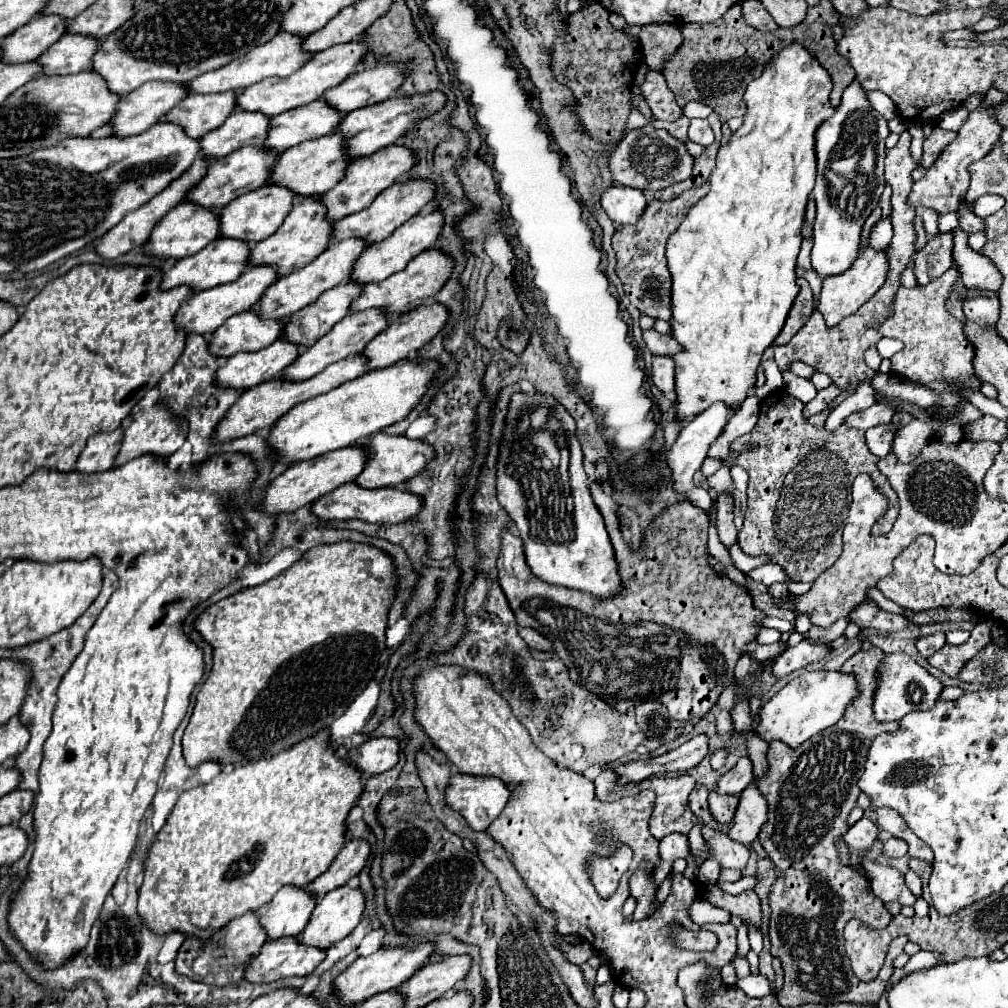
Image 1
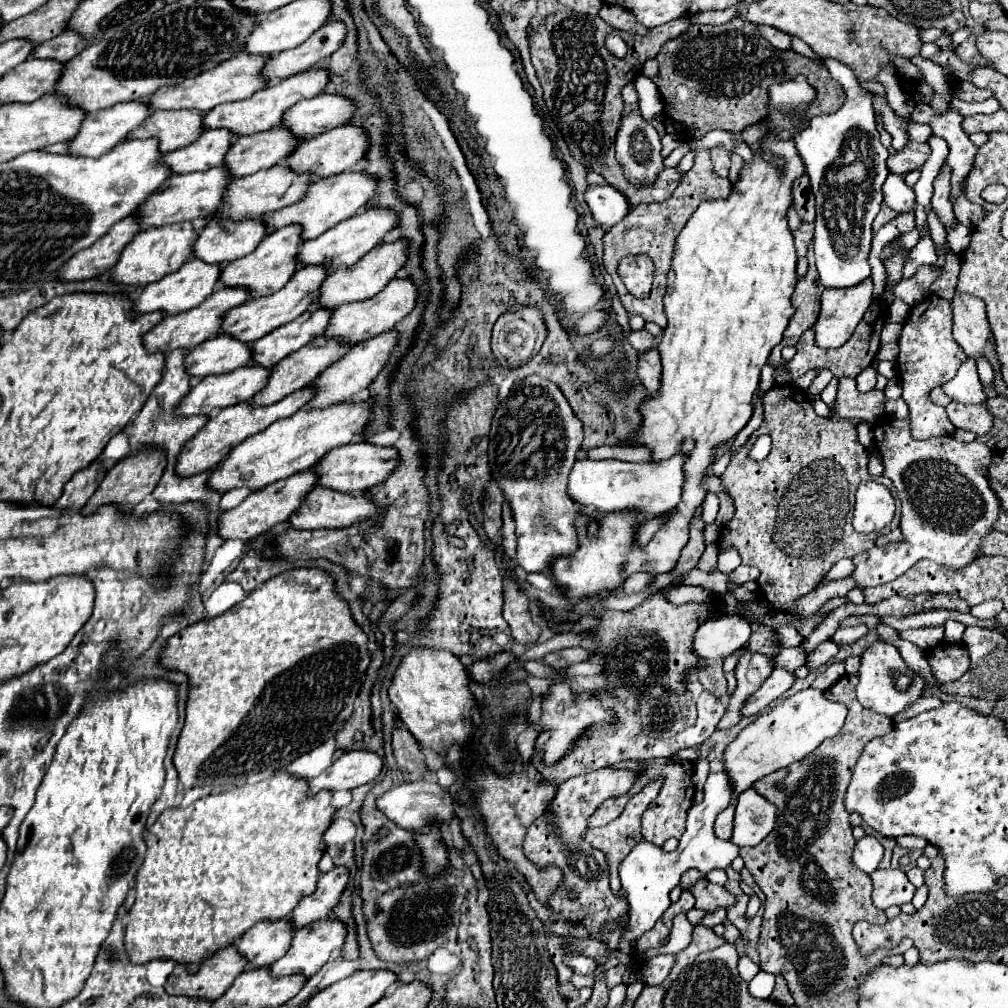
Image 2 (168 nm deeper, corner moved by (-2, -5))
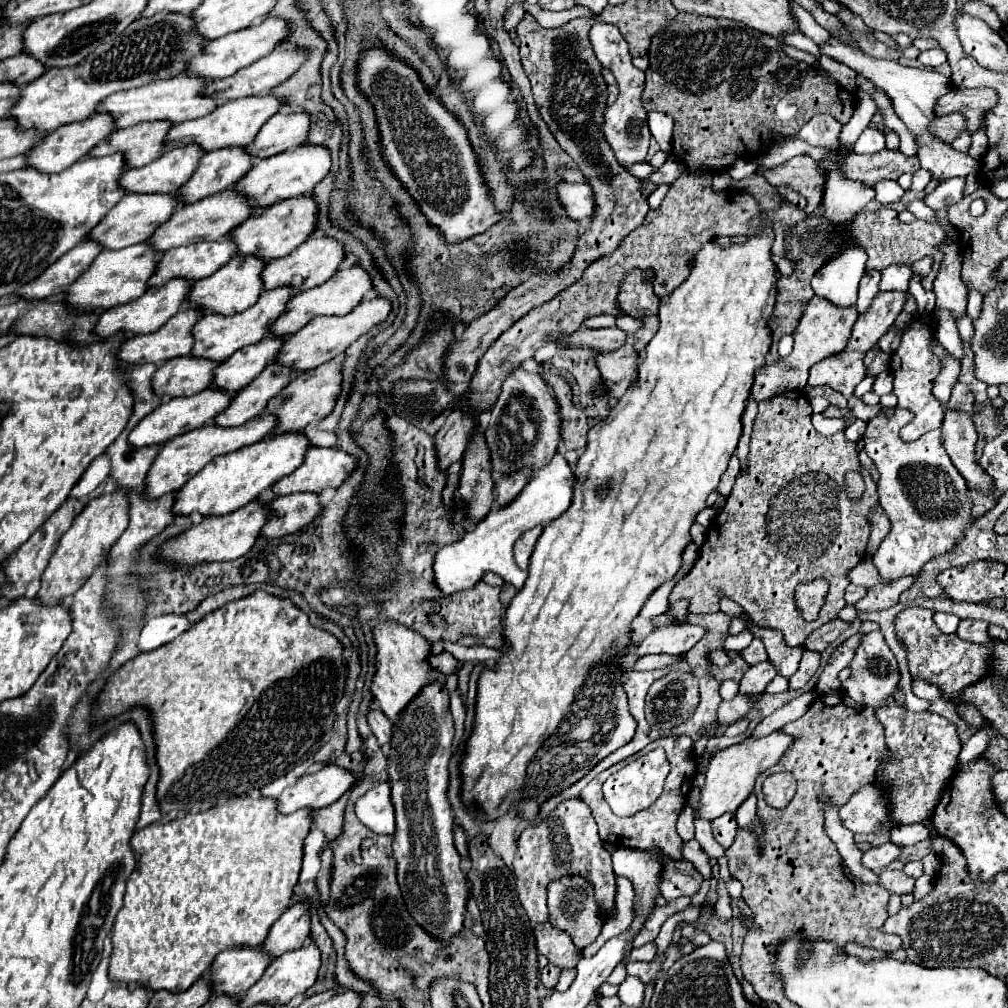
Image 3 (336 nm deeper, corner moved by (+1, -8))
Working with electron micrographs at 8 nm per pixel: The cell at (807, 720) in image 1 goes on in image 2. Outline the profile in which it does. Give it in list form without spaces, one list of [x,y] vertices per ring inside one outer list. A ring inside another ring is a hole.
[[[802,689],[796,695],[784,699],[768,713],[758,715],[754,723],[740,731],[740,735],[726,747],[722,761],[724,769],[732,781],[732,793],[738,797],[742,791],[750,789],[758,779],[772,771],[784,769],[794,761],[804,759],[814,751],[824,739],[838,735],[846,719],[846,707],[828,701],[818,689]]]

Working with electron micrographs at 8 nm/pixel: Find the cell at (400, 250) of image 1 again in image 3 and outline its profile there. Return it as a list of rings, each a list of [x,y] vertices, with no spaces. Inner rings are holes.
[[[355,264],[351,268],[341,268],[341,270],[337,270],[337,274],[329,282],[323,282],[321,286],[315,286],[315,288],[309,288],[305,292],[295,294],[289,300],[289,304],[285,308],[285,314],[281,314],[281,318],[277,318],[277,322],[273,324],[271,332],[275,336],[289,336],[289,334],[301,330],[315,316],[323,316],[323,314],[327,314],[327,316],[331,316],[331,314],[341,316],[341,314],[349,314],[363,300],[363,296],[367,292],[371,292],[371,290],[373,290],[371,274],[363,266]]]

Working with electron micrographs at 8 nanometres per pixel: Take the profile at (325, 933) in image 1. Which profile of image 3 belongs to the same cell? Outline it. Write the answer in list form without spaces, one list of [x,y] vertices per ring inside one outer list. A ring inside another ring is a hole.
[[[313,942],[309,946],[301,946],[297,950],[285,952],[285,954],[281,954],[281,958],[271,960],[271,964],[267,966],[261,980],[257,984],[253,984],[251,990],[245,994],[245,998],[241,1000],[241,1006],[253,1006],[259,1002],[287,1004],[293,996],[297,996],[297,994],[305,992],[309,986],[313,986],[313,982],[317,980],[319,968],[321,968],[321,950]]]

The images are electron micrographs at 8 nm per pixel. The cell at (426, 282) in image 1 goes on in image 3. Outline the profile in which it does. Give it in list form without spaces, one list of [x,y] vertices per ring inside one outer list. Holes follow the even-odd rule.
[[[377,296],[373,300],[361,302],[349,314],[313,318],[313,322],[305,324],[299,332],[285,338],[285,344],[283,344],[283,350],[277,356],[277,362],[285,364],[285,366],[293,366],[299,372],[305,372],[313,366],[321,366],[323,362],[329,362],[331,358],[343,354],[359,336],[363,336],[365,332],[369,332],[371,328],[375,328],[377,324],[387,320],[389,314],[391,314],[391,300]]]

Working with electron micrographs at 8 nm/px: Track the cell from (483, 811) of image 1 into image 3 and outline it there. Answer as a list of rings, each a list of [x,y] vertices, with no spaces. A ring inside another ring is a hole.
[[[381,782],[355,804],[357,818],[377,834],[395,832],[395,808],[391,802],[391,784]]]

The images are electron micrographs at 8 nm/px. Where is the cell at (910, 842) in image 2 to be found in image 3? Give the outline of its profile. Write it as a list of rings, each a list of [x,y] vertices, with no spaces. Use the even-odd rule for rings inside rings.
[[[922,823],[898,825],[891,830],[891,841],[901,846],[913,845],[929,837],[929,830]]]

